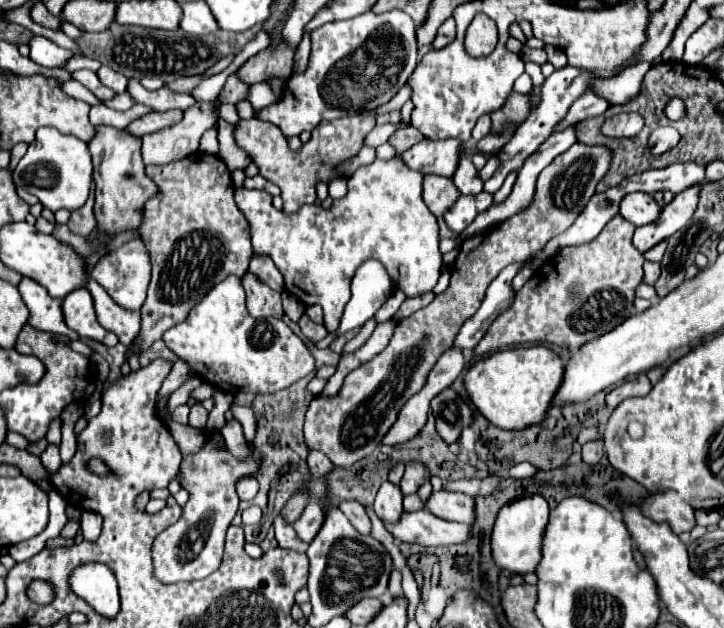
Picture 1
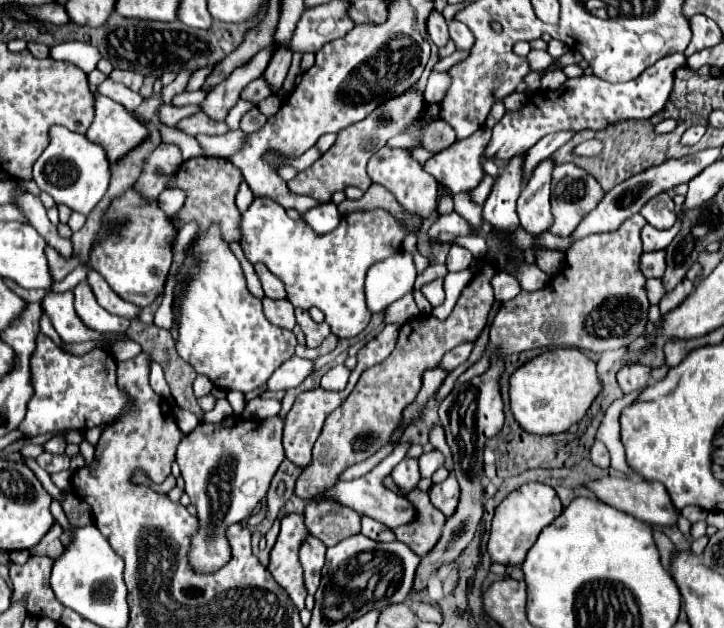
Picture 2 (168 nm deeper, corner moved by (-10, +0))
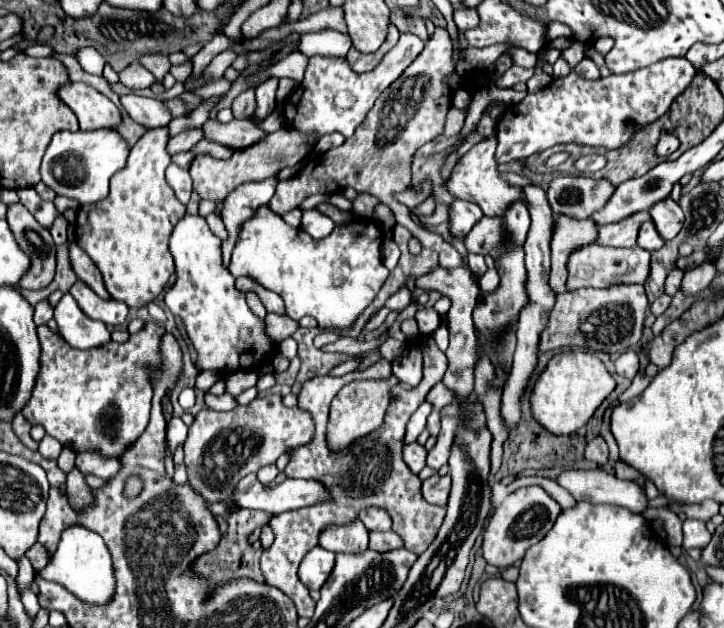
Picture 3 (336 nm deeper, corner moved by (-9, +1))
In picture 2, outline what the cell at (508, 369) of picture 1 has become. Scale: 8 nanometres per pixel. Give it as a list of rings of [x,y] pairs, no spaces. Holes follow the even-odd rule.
[[[578,348],[548,350],[542,356],[520,366],[510,378],[512,414],[518,420],[518,424],[530,434],[562,434],[562,432],[566,432],[572,424],[578,424],[584,418],[584,414],[588,412],[588,408],[592,406],[594,398],[600,392],[602,392],[602,382],[598,380],[598,374],[596,374],[596,362],[590,360]]]

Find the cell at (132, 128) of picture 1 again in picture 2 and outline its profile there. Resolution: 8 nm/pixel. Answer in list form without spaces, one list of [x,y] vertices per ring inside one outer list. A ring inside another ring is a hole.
[[[198,112],[196,116],[184,118],[182,122],[176,124],[178,130],[188,132],[192,136],[196,134],[226,134],[230,128],[226,126],[226,122],[216,122],[212,118],[208,118],[204,112]]]

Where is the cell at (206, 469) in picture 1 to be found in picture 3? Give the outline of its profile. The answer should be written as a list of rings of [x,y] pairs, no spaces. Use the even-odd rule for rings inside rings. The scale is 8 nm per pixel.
[[[263,395],[245,407],[237,405],[225,413],[211,409],[199,411],[183,445],[189,485],[203,495],[205,501],[225,503],[229,513],[237,513],[239,505],[233,501],[235,483],[247,473],[257,473],[263,465],[273,465],[289,447],[305,445],[311,437],[313,421],[309,413],[283,407],[279,395]]]

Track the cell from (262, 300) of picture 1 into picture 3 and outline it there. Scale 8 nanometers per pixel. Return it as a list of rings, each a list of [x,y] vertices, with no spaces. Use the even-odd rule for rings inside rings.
[[[267,313],[265,323],[267,323],[267,335],[269,335],[275,343],[281,343],[283,339],[291,337],[291,335],[297,331],[297,327],[299,327],[299,323],[293,321],[291,317],[287,317],[287,315],[277,315],[277,313]]]

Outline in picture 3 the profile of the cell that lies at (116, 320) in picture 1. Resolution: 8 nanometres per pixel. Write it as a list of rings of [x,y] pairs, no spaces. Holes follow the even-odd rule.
[[[75,241],[71,243],[69,249],[71,249],[71,265],[73,265],[77,277],[79,277],[85,285],[89,285],[91,289],[95,289],[95,293],[97,293],[99,297],[111,299],[111,295],[109,295],[107,289],[105,289],[103,277],[101,277],[99,269],[95,267],[95,263],[89,259],[89,255],[87,255],[85,251],[81,251]]]

